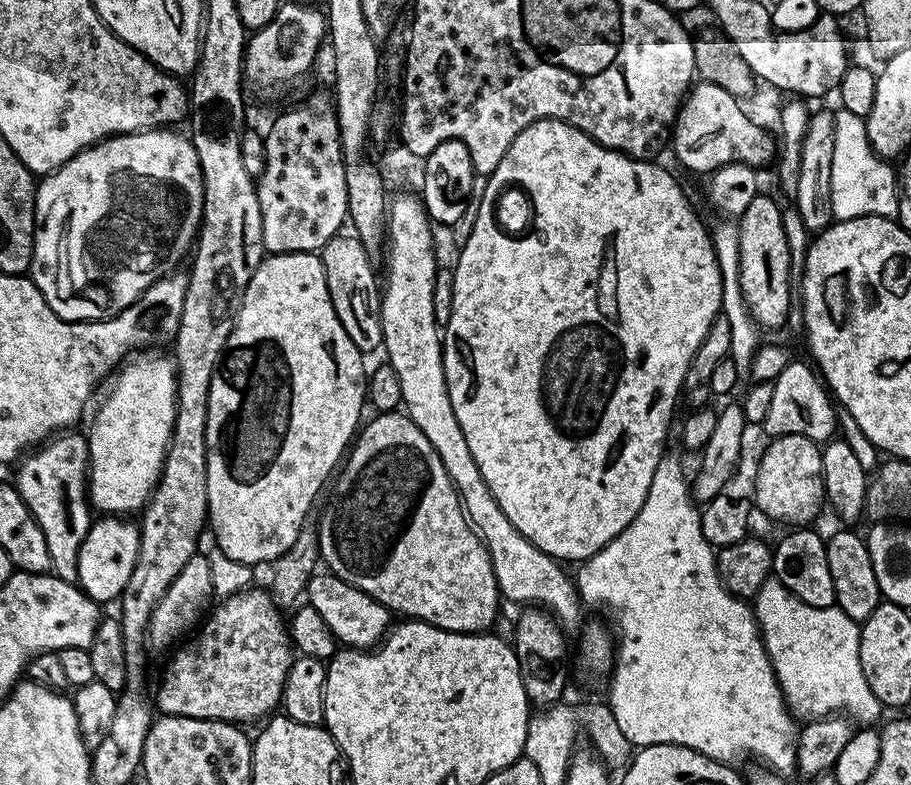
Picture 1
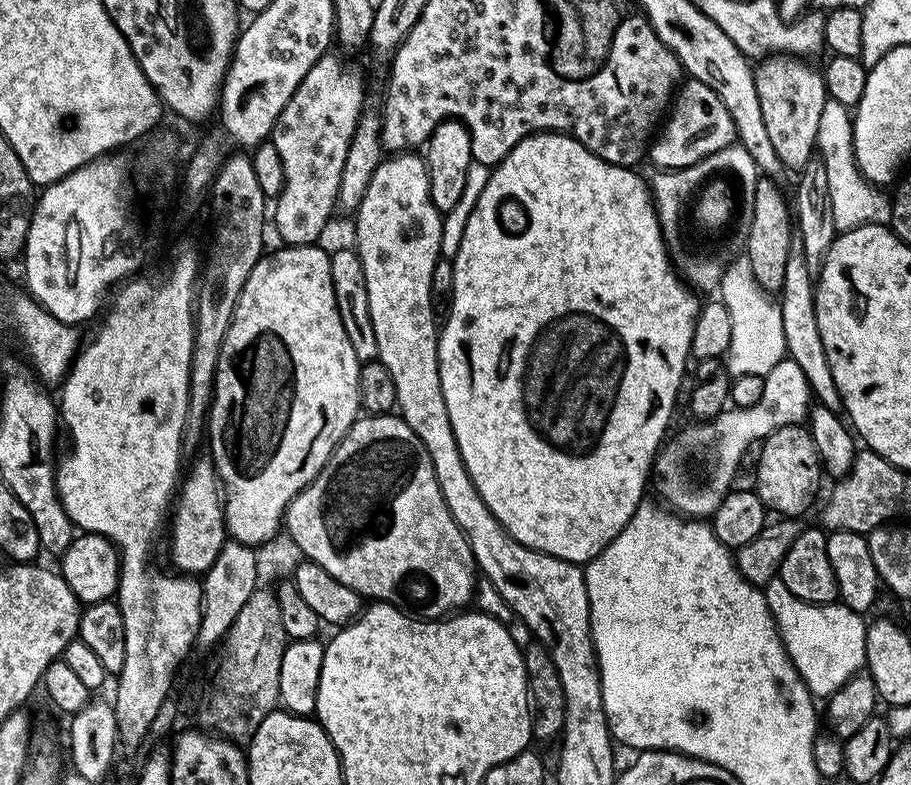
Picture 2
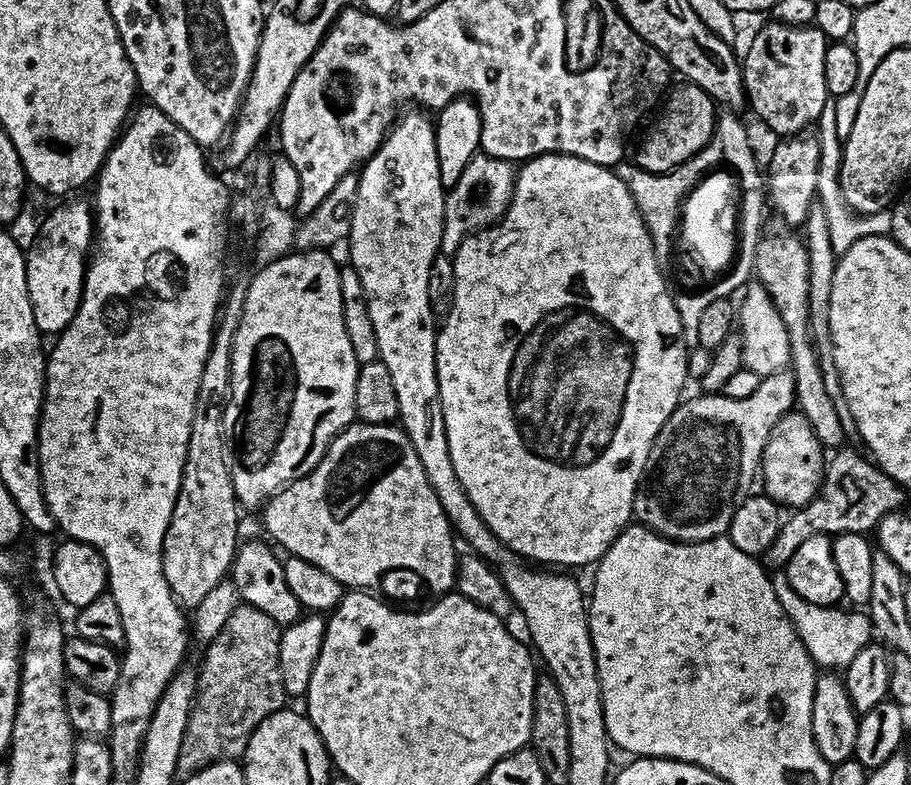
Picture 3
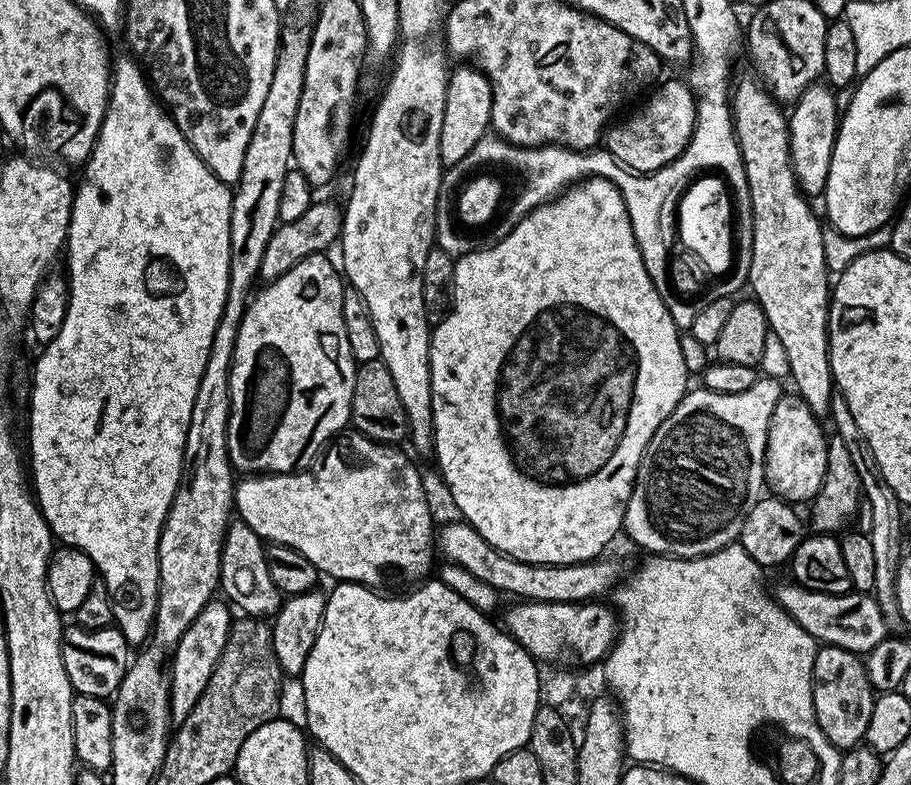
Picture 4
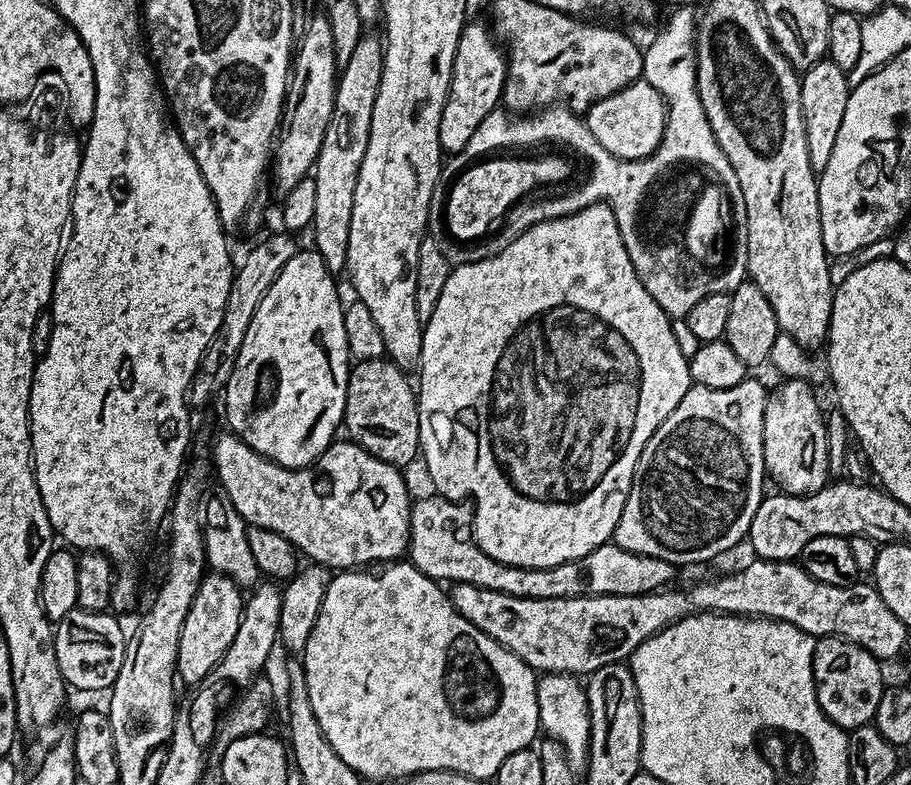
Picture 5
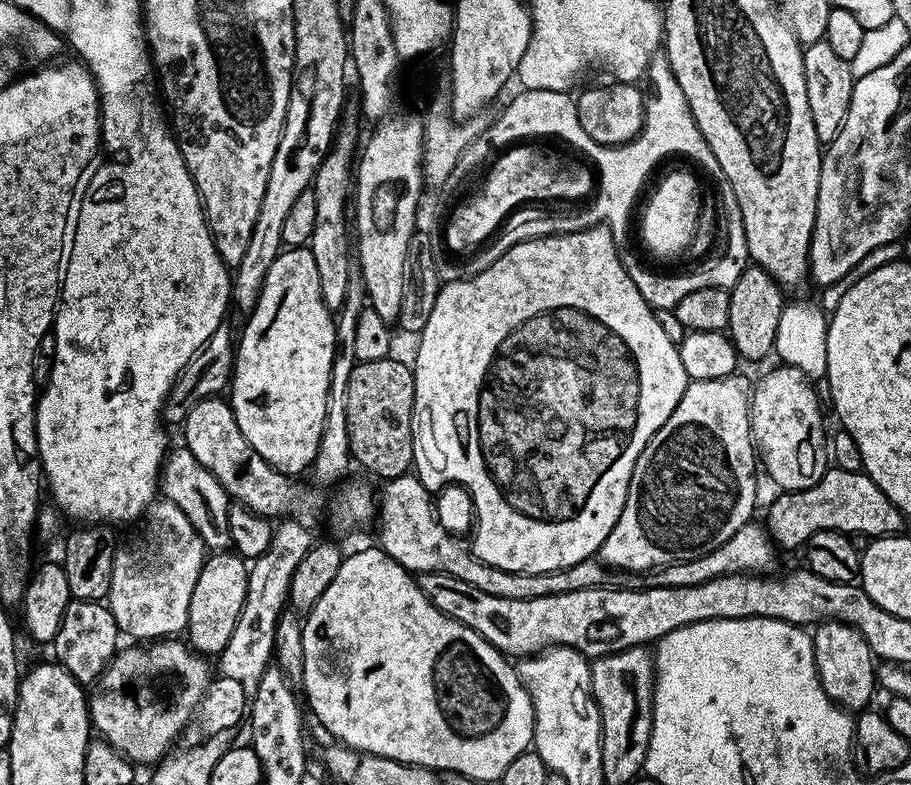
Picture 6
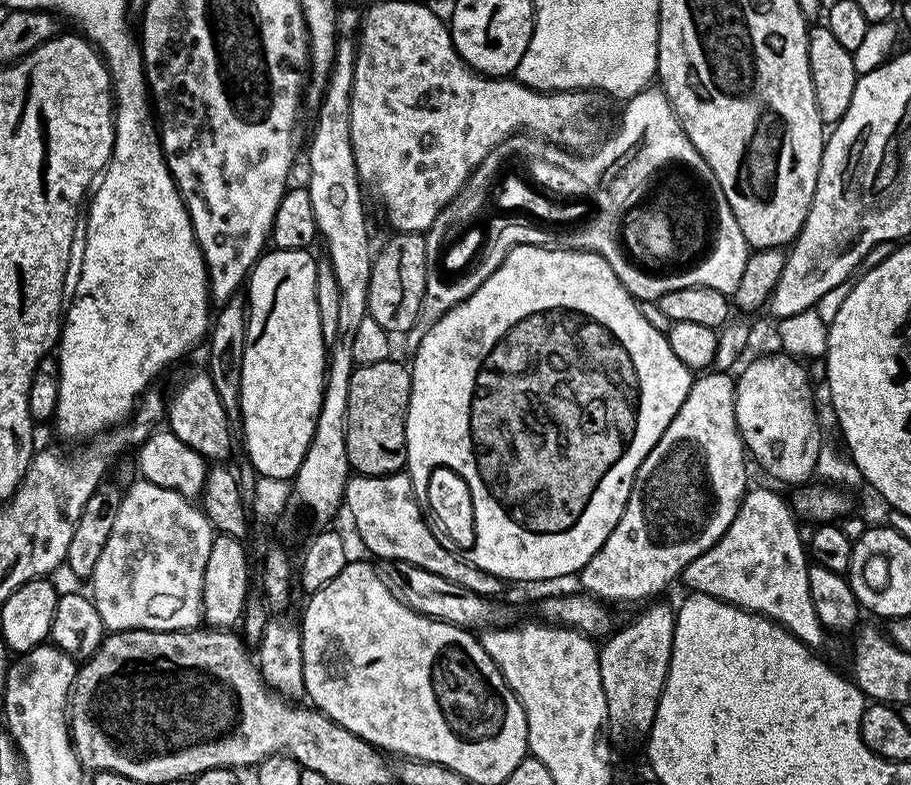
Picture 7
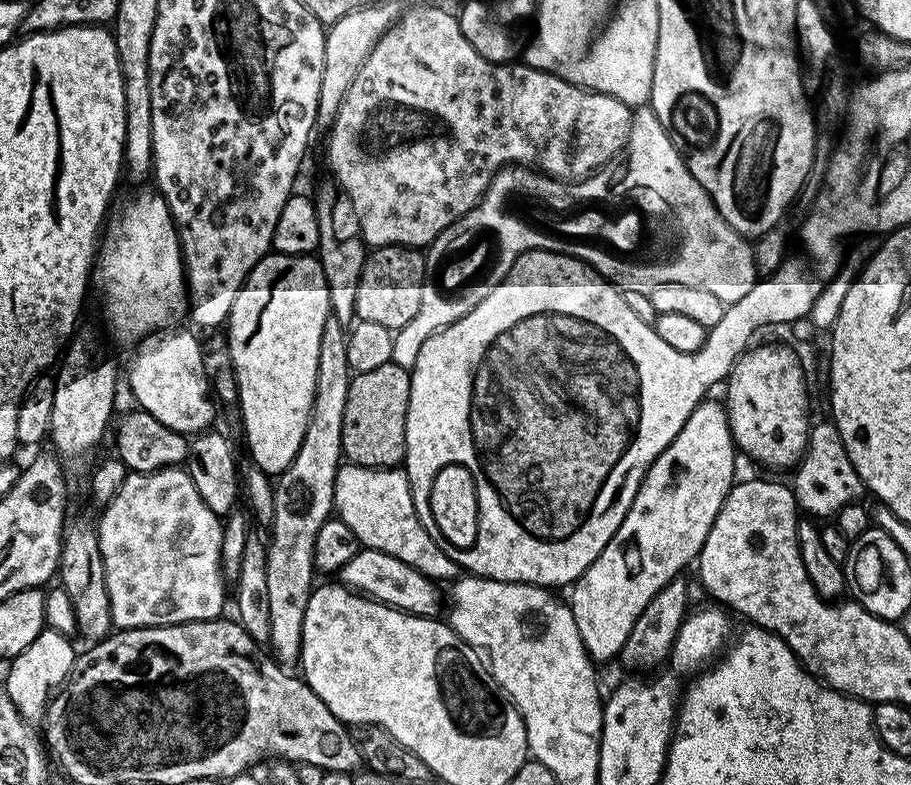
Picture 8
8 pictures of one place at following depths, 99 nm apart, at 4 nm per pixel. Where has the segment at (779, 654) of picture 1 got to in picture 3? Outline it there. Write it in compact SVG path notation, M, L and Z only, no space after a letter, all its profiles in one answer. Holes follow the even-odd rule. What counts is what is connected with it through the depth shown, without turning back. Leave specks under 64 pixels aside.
M780 578L775 581L776 597L778 602L788 613L792 627L800 636L800 641L806 646L806 650L812 656L813 664L824 670L843 670L850 662L854 662L854 654L862 650L873 639L872 624L869 617L860 610L848 610L843 612L843 607L833 606L823 608L806 603L788 584L788 581Z

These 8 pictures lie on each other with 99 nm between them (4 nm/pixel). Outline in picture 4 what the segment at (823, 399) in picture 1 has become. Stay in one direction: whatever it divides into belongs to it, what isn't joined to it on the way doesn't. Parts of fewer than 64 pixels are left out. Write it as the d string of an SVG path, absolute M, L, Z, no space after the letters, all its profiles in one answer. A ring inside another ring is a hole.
M764 374L754 382L754 386L750 386L750 390L742 390L742 394L718 394L703 386L693 387L685 392L676 409L666 418L666 422L662 422L662 426L658 426L658 430L652 435L646 450L642 454L640 465L636 471L636 481L630 494L630 502L626 506L626 514L624 515L623 531L626 536L628 532L629 538L638 547L645 548L645 553L658 556L682 556L685 558L689 556L705 556L733 543L739 537L746 514L750 514L750 510L754 510L756 503L762 499L763 492L760 491L765 491L766 488L764 455L768 445L770 418L774 414L774 406L778 406L782 395L780 385L782 384L779 379Z

